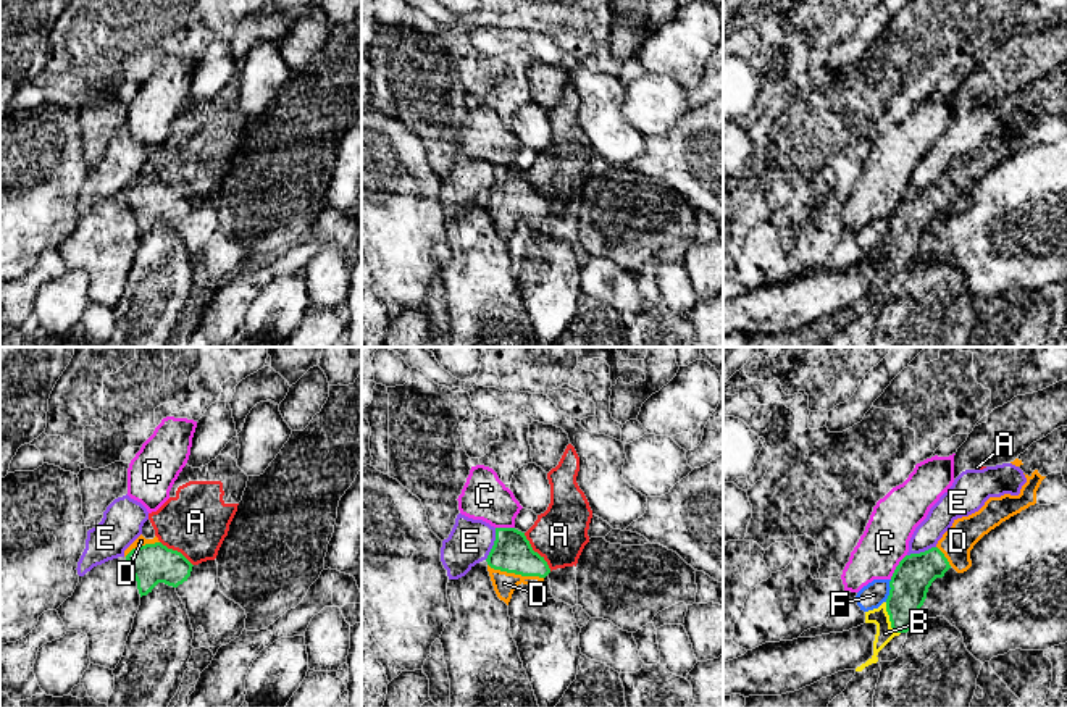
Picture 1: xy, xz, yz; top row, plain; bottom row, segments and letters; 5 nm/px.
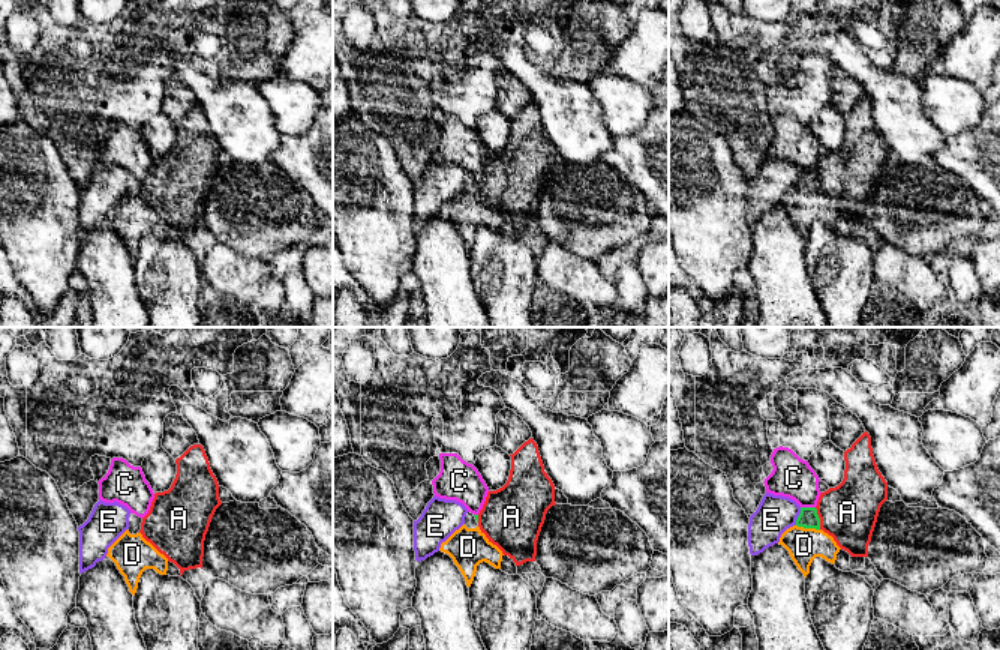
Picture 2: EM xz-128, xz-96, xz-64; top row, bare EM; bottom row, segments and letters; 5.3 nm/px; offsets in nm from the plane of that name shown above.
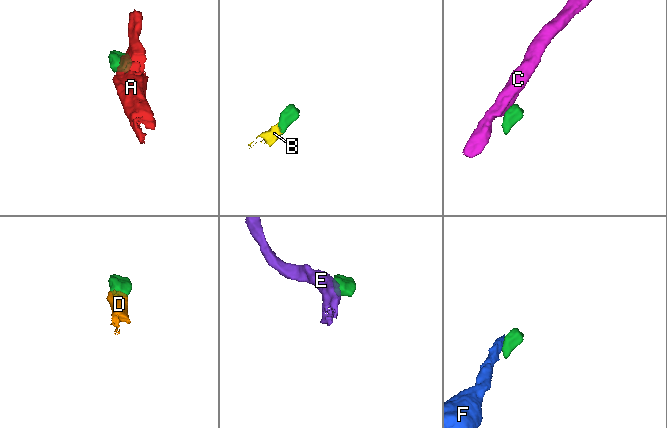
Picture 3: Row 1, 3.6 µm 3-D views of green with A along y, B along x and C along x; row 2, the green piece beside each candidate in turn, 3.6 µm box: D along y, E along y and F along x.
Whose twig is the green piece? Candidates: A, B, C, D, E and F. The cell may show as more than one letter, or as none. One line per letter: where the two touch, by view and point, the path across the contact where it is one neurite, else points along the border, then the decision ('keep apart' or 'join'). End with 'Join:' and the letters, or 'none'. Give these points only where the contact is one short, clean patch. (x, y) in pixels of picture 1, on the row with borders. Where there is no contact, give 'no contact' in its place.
A: meets green in xz at (536, 552); border along xz (523, 533), (530, 546), (551, 570); keep apart
B: meets green in yz at (890, 619); runs through yz (911, 580), (903, 606), (890, 619), (885, 633); join
C: meets green in yz at (896, 567); border along yz (906, 554), (890, 578); keep apart
D: meets green in xz at (515, 573); runs through xz (512, 552), (515, 573), (504, 583); join
E: meets green in xz at (494, 544); border along xz (496, 528), (493, 548), (485, 559); keep apart
F: meets green in yz at (890, 591); border along yz (891, 580), (885, 601); keep apart
Join: B, D

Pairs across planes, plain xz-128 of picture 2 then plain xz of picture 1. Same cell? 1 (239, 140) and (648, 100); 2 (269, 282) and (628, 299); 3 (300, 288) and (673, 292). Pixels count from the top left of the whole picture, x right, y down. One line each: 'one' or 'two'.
1: two
2: one
3: one

